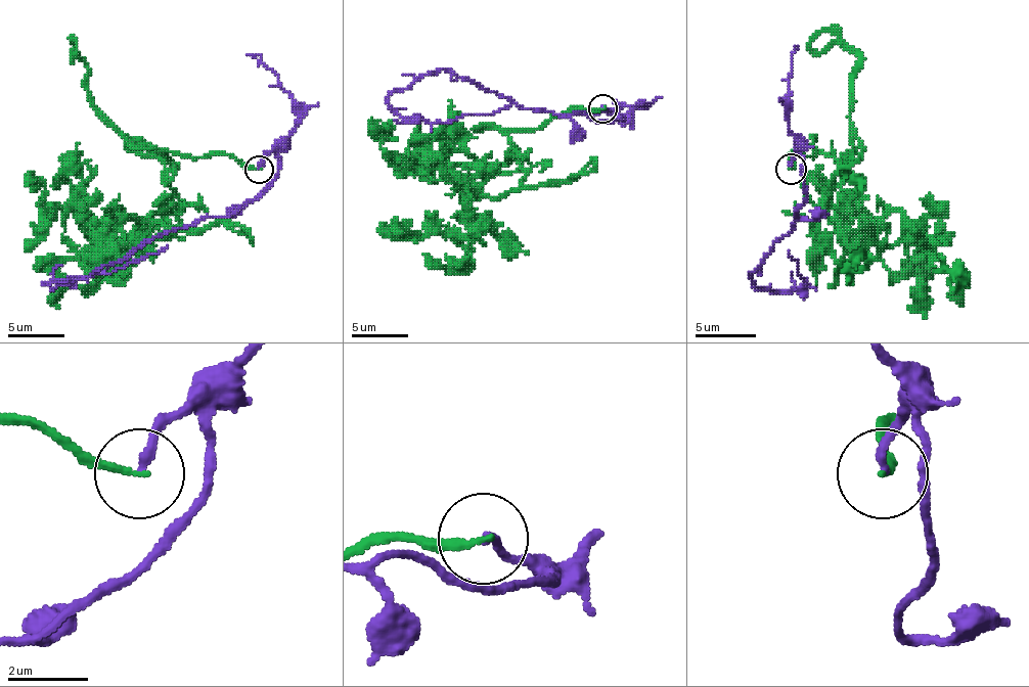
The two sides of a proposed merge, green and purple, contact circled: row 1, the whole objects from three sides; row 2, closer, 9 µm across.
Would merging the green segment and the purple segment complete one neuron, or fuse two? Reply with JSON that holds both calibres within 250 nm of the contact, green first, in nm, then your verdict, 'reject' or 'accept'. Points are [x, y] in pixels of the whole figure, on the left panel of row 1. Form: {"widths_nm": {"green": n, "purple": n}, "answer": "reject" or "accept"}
{"widths_nm": {"green": 170, "purple": 190}, "answer": "reject"}

